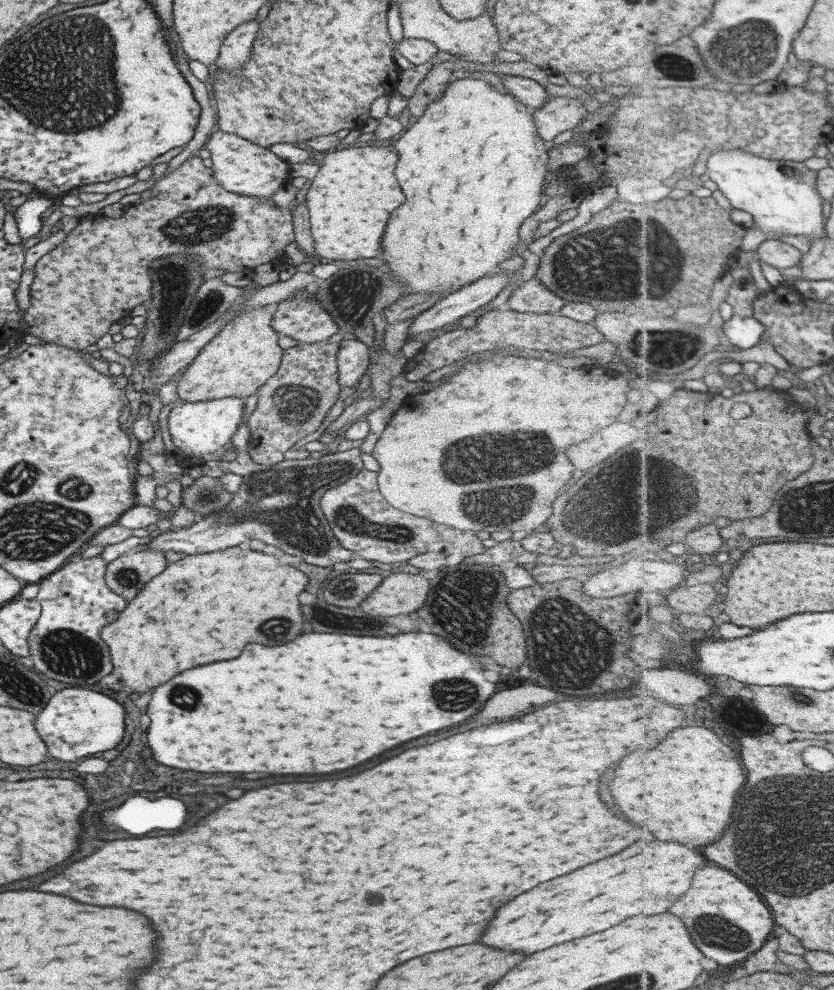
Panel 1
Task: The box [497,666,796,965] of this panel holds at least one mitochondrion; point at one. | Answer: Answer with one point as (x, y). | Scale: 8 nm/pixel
(727, 937)

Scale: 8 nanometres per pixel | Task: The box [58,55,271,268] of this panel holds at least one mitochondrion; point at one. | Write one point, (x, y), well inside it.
(199, 226)

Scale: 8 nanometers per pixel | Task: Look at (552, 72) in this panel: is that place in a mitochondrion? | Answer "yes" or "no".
no

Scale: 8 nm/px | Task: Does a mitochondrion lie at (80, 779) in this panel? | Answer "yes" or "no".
no

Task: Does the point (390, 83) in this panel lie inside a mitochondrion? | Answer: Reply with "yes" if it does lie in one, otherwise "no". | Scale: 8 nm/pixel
no

